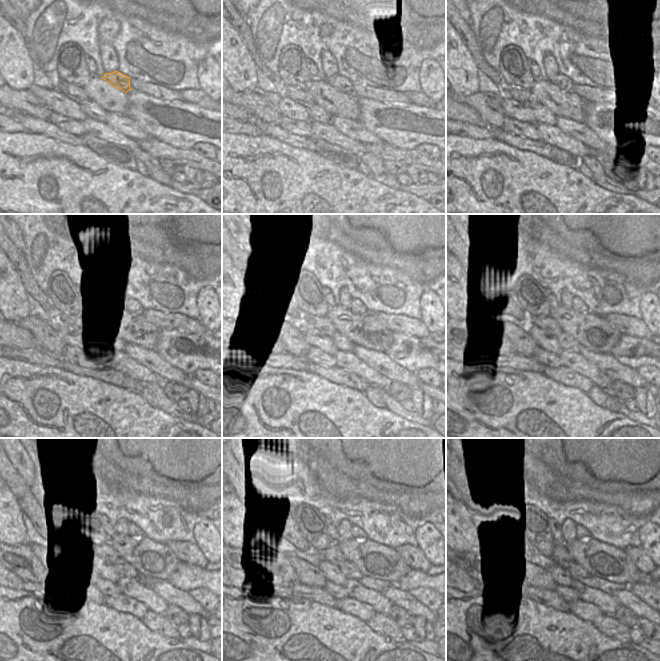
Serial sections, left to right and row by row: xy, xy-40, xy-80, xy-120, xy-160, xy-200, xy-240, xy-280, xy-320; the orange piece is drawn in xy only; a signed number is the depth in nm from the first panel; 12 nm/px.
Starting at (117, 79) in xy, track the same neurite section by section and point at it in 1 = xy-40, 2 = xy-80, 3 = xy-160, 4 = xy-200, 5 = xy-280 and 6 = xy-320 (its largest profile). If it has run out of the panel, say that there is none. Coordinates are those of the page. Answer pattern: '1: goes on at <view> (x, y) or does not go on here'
1: goes on at xy-40 (339, 82)
2: goes on at xy-80 (565, 83)
3: goes on at xy-160 (345, 298)
4: goes on at xy-200 (566, 299)
5: goes on at xy-280 (344, 529)
6: goes on at xy-320 (569, 533)

